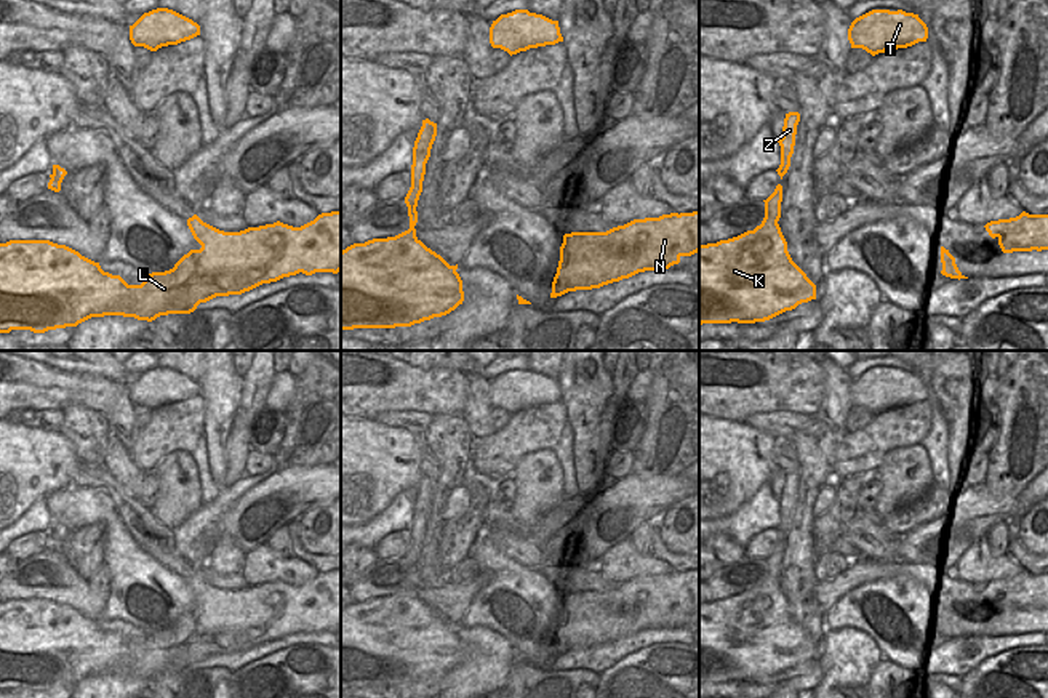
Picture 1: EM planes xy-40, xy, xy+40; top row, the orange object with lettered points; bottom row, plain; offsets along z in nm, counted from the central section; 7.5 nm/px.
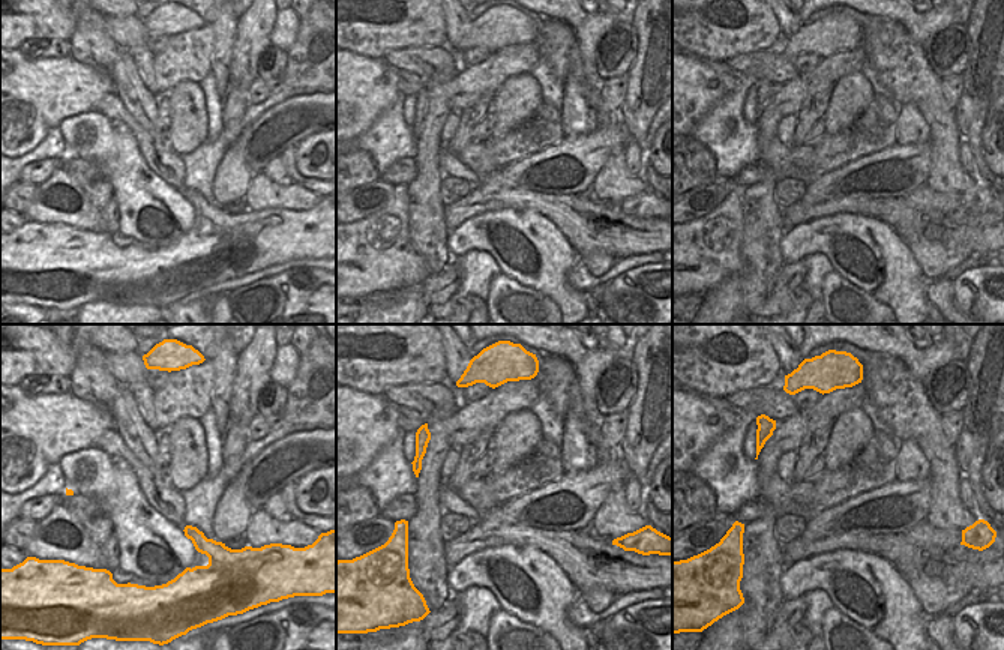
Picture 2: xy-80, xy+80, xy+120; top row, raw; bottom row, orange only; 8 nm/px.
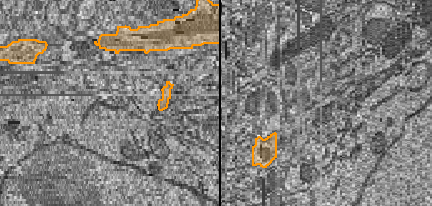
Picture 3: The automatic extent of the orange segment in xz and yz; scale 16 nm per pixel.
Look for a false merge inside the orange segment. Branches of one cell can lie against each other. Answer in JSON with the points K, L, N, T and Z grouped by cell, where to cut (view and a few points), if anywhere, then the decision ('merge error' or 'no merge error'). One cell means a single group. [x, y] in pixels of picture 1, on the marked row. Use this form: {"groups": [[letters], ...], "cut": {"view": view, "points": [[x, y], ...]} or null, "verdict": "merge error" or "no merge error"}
{"groups": [["K", "L", "N", "T", "Z"]], "cut": null, "verdict": "no merge error"}

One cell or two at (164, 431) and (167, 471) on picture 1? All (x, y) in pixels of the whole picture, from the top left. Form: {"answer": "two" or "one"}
{"answer": "two"}

